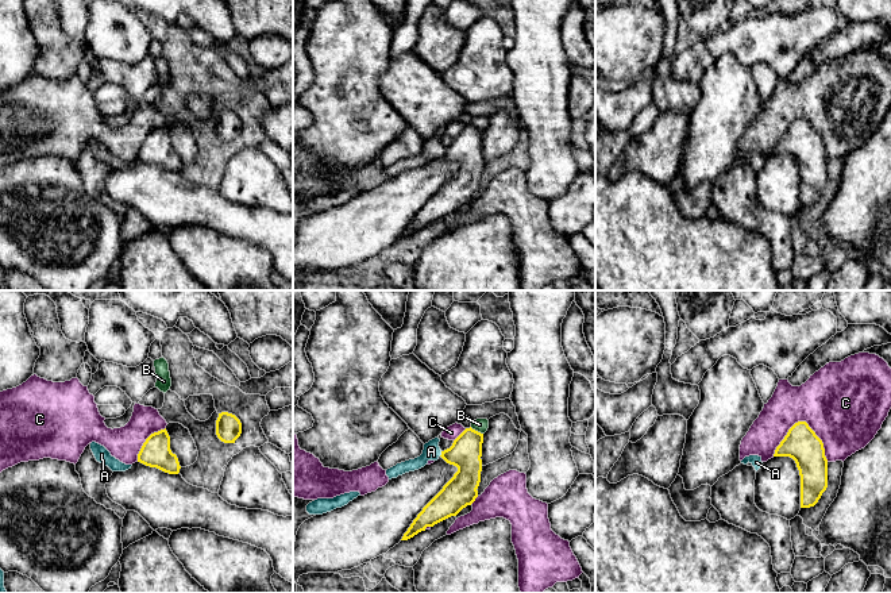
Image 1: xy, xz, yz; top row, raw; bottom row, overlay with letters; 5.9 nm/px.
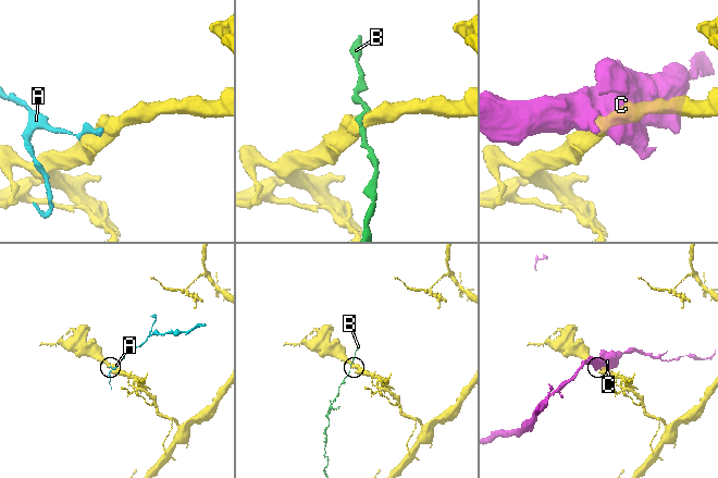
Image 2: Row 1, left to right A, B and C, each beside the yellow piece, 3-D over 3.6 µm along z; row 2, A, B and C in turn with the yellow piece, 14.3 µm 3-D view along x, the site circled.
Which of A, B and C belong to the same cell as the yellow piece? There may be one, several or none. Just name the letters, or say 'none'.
none

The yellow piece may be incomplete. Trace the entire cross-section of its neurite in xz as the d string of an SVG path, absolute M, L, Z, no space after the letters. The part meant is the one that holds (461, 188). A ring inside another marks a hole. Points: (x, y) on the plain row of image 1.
M470 124L454 138L450 146L441 149L440 154L447 161L456 163L458 169L423 205L401 238L408 238L425 228L427 224L456 213L475 199L482 169L482 140L483 131Z

